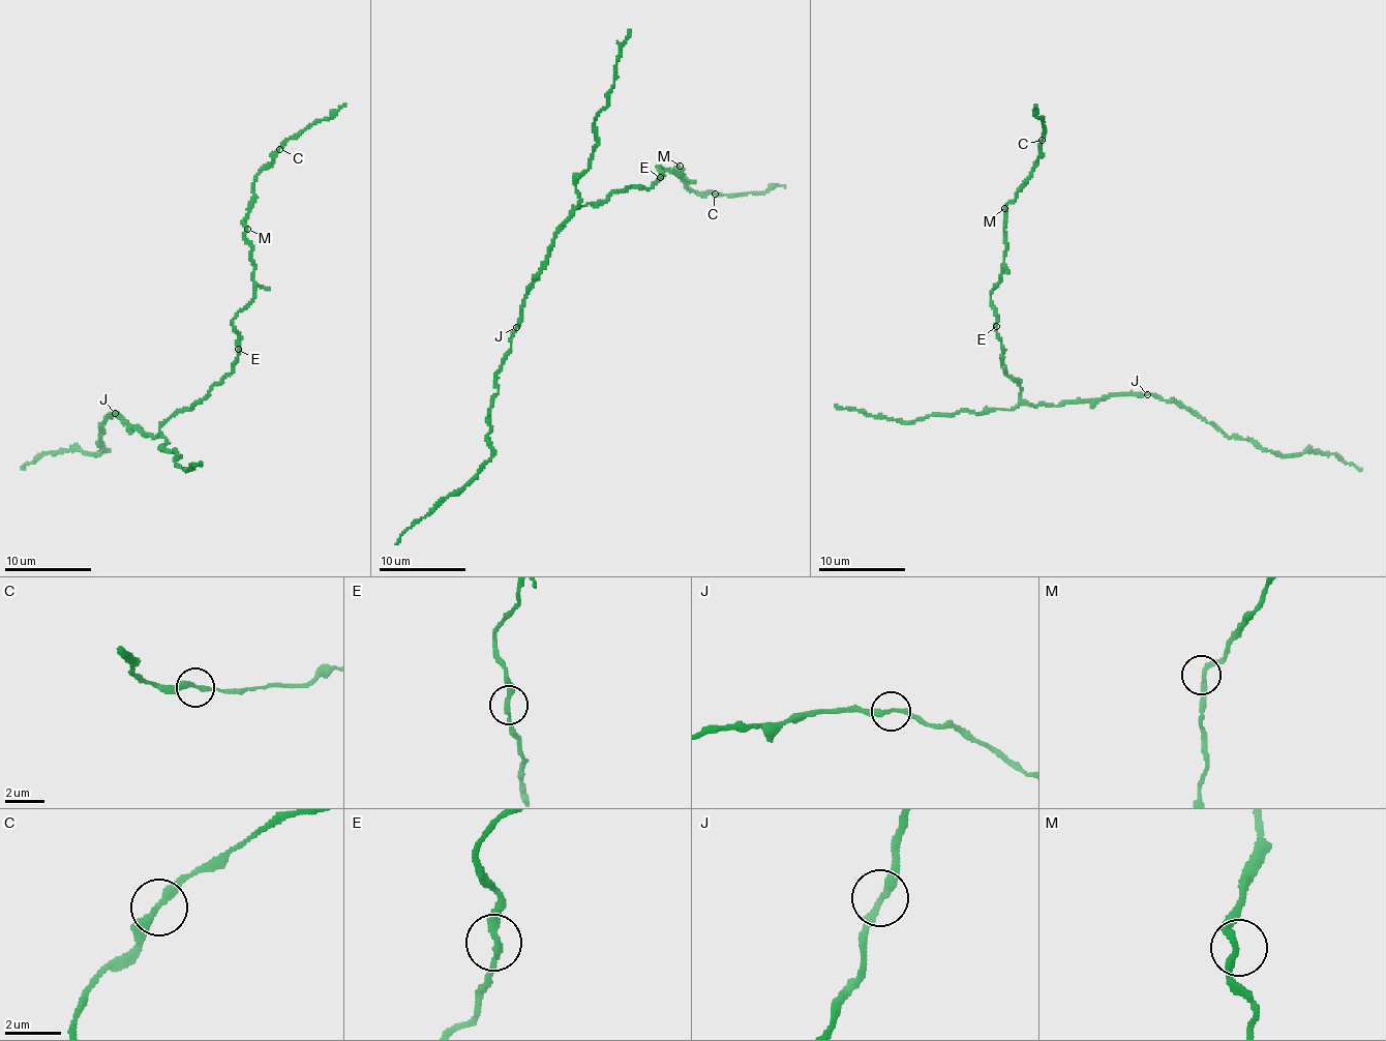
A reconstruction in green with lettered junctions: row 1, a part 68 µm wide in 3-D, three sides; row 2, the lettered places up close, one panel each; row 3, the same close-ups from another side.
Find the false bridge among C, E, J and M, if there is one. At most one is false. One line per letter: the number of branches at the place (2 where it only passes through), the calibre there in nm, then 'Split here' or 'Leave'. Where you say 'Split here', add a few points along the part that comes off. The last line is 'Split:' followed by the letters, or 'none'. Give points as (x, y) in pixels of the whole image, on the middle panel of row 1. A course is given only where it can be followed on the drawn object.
C: Branches: 2. Thickness 280 nm. Leave
E: Branches: 2. Thickness 240 nm. Leave
J: Branches: 2. Thickness 260 nm. Leave
M: Branches: 2. Thickness 260 nm. Leave
Split: none

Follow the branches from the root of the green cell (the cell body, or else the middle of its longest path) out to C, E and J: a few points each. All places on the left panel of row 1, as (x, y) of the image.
C: (166, 422), (232, 372), (238, 356), (233, 319), (253, 297), (243, 224), (257, 176), (279, 149)
E: (166, 422), (179, 412), (189, 410), (232, 372), (238, 349)
J: (166, 422), (154, 437), (145, 436), (115, 413)

